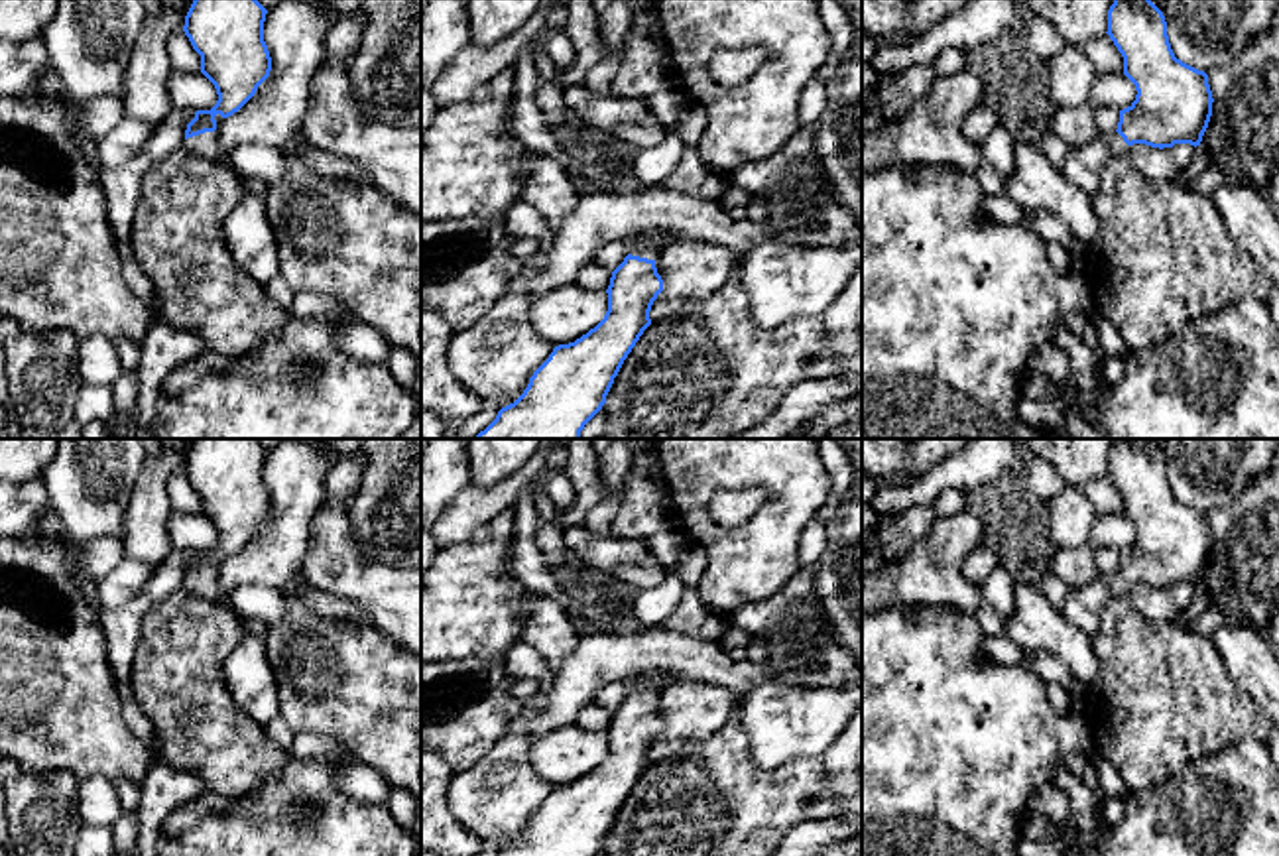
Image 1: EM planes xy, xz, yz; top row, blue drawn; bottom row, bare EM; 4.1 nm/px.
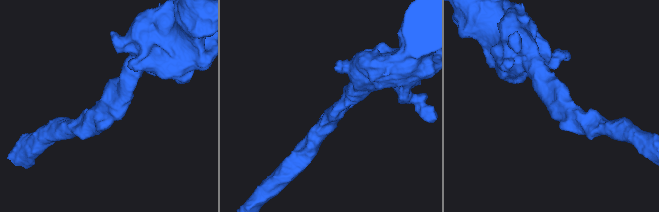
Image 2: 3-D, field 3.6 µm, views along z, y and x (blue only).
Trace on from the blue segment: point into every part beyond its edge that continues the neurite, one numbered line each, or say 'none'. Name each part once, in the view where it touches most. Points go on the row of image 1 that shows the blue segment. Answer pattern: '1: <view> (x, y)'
1: xy (205, 144)

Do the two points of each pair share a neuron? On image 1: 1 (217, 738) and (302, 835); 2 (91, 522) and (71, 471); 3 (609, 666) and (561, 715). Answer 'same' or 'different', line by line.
1: different
2: same
3: same

